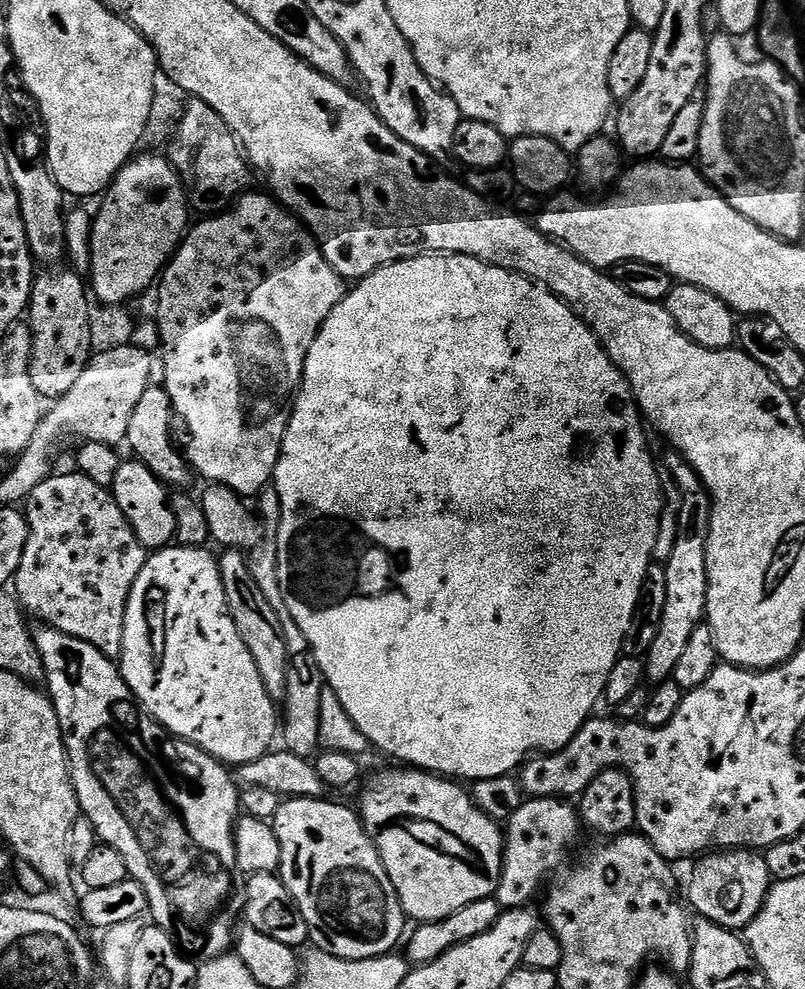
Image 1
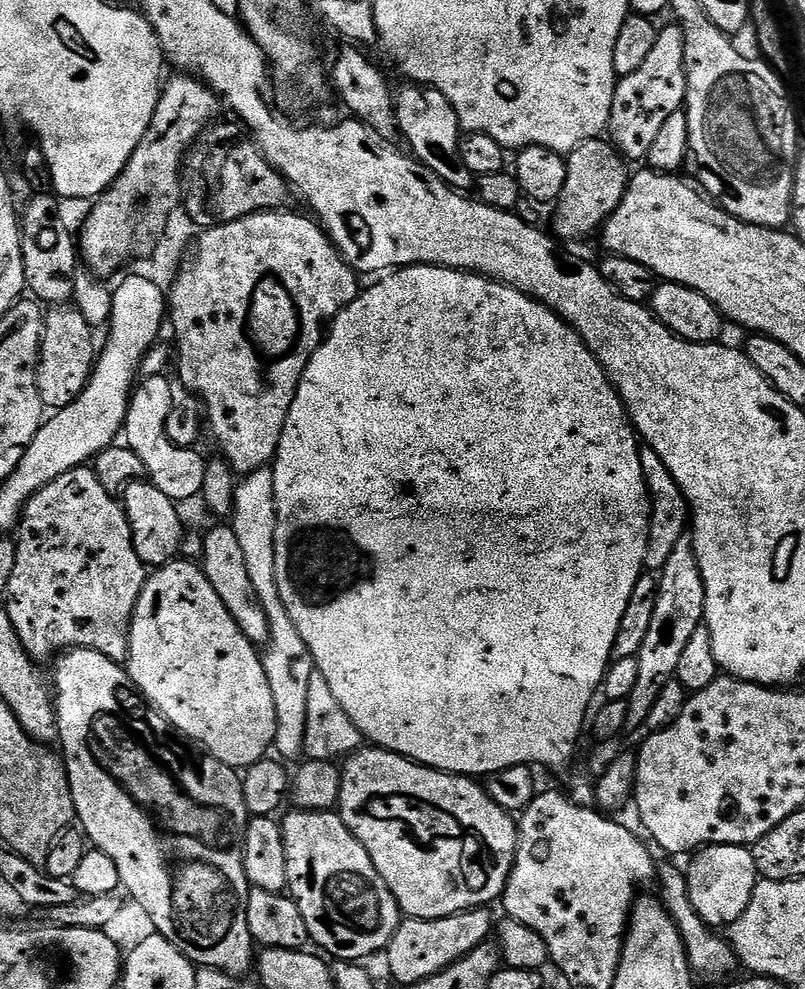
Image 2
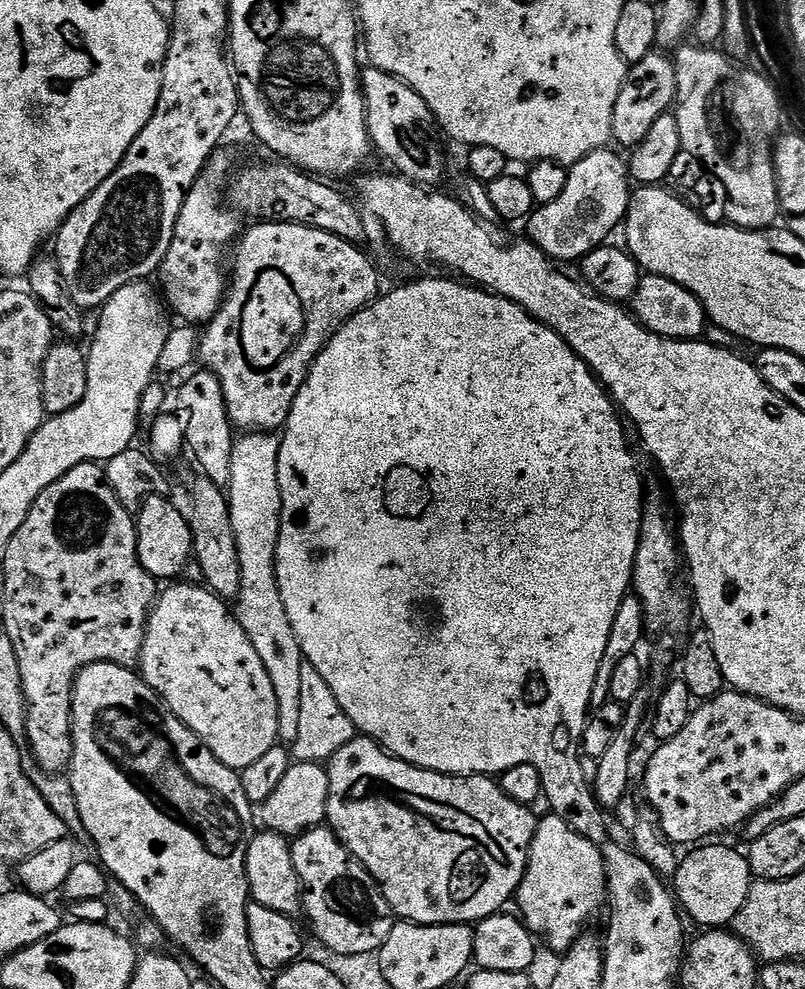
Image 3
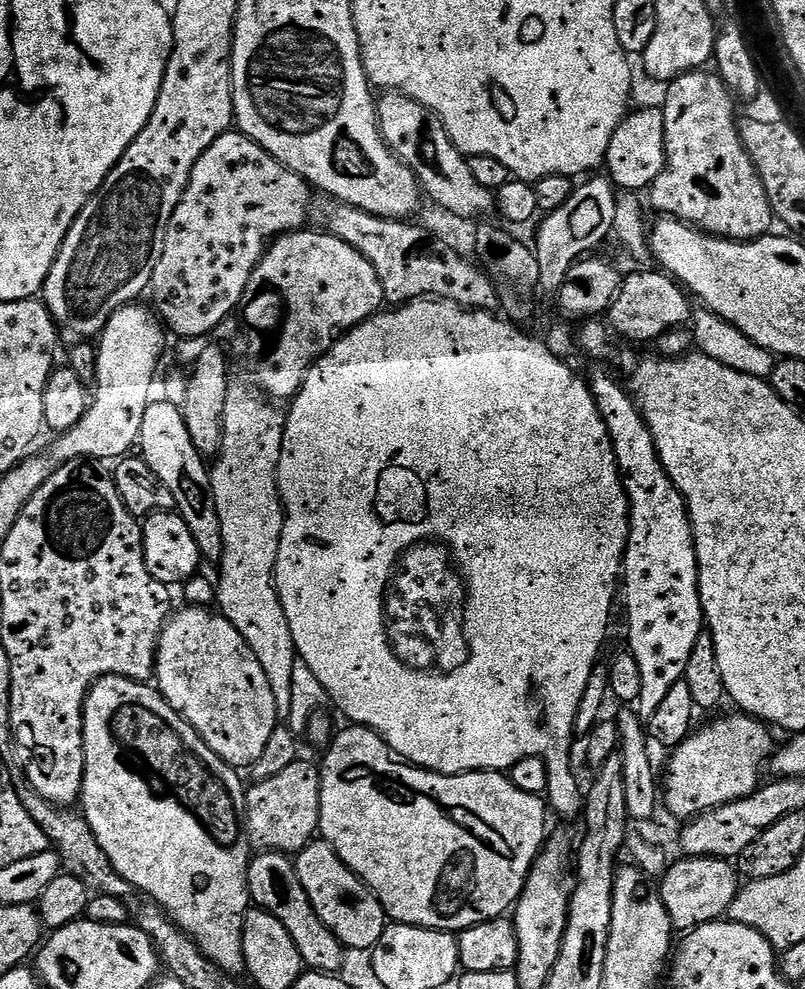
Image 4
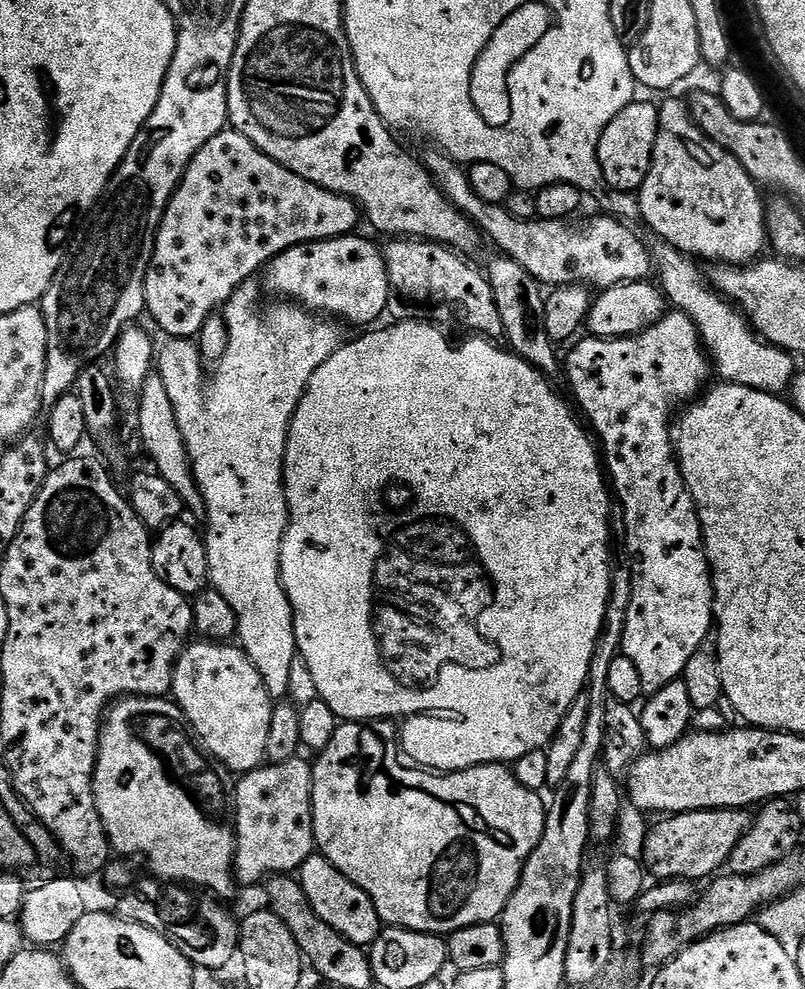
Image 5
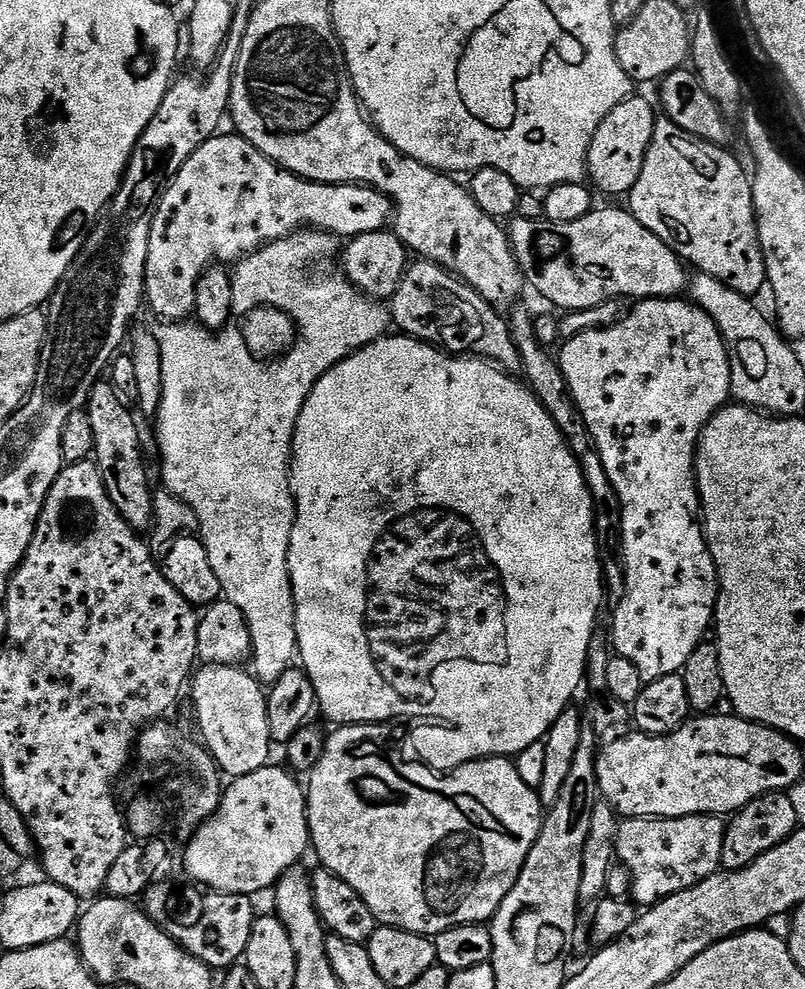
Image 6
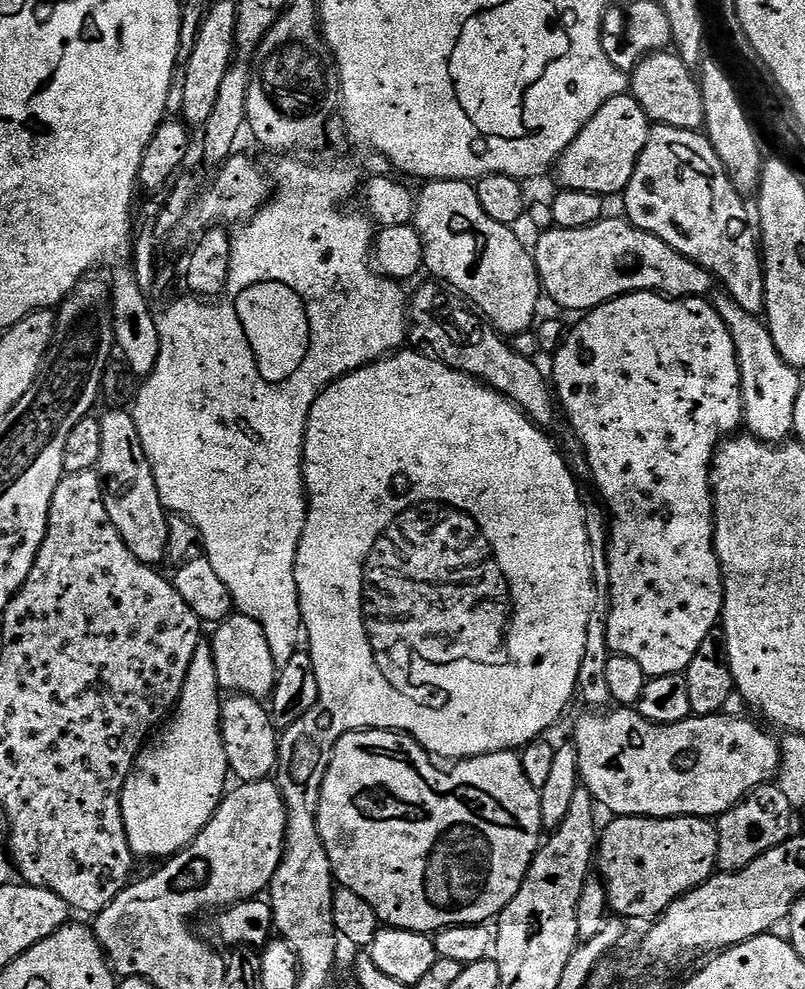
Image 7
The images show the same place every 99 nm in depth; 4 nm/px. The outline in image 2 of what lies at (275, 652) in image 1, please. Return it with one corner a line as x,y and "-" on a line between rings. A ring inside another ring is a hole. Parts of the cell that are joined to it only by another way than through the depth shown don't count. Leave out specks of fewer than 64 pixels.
230,526
212,528
203,533
204,558
202,567
210,586
222,598
222,606
230,610
234,622
246,634
250,643
257,646
267,645
270,638
270,622
266,618
266,610
262,606
262,598
258,598
258,590
254,590
254,582
250,582
250,573
246,570
246,558
242,554
242,546

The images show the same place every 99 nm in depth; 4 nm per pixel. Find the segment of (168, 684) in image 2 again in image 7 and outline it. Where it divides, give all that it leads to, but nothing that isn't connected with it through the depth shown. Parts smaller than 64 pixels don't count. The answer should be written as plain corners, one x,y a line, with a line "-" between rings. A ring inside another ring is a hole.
232,694
220,704
220,743
237,781
267,780
275,773
278,728
269,709
252,696

